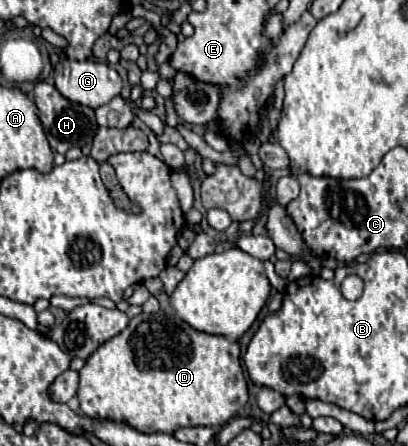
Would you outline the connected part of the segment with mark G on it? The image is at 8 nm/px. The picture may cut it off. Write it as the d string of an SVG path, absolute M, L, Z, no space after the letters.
M64 59L56 63L52 77L62 97L92 109L120 95L122 89L120 75L106 63L94 59L84 61Z

